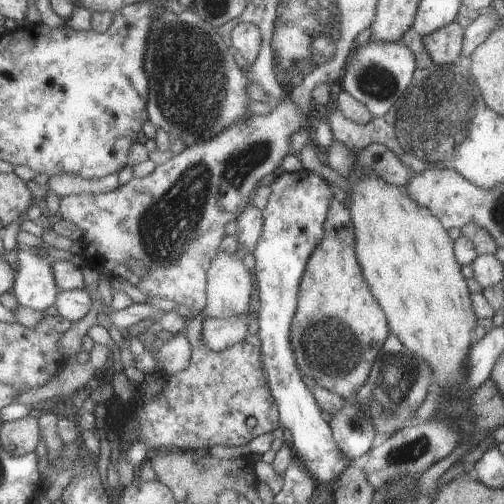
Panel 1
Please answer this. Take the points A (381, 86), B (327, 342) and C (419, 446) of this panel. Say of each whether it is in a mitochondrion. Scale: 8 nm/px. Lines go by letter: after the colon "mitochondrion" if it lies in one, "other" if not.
A: mitochondrion
B: mitochondrion
C: mitochondrion

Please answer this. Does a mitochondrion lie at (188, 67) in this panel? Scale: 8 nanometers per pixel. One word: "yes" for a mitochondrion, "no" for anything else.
yes

